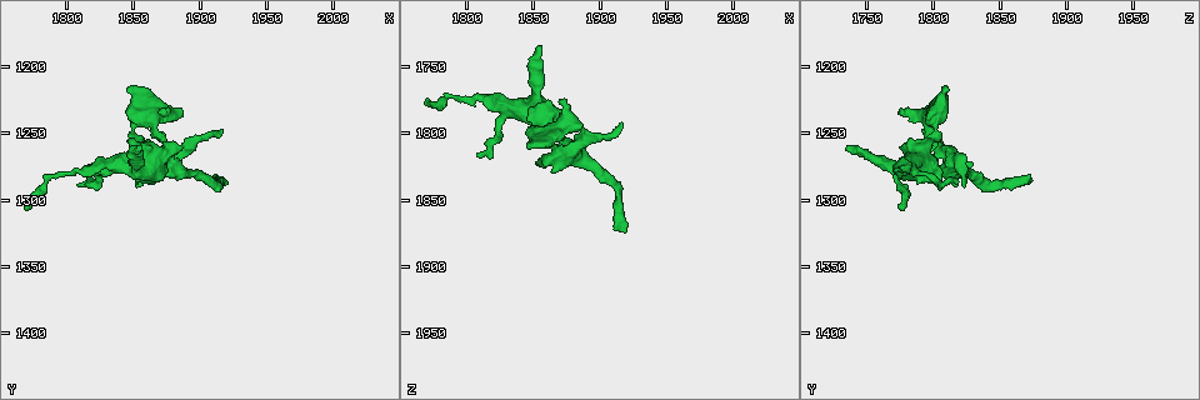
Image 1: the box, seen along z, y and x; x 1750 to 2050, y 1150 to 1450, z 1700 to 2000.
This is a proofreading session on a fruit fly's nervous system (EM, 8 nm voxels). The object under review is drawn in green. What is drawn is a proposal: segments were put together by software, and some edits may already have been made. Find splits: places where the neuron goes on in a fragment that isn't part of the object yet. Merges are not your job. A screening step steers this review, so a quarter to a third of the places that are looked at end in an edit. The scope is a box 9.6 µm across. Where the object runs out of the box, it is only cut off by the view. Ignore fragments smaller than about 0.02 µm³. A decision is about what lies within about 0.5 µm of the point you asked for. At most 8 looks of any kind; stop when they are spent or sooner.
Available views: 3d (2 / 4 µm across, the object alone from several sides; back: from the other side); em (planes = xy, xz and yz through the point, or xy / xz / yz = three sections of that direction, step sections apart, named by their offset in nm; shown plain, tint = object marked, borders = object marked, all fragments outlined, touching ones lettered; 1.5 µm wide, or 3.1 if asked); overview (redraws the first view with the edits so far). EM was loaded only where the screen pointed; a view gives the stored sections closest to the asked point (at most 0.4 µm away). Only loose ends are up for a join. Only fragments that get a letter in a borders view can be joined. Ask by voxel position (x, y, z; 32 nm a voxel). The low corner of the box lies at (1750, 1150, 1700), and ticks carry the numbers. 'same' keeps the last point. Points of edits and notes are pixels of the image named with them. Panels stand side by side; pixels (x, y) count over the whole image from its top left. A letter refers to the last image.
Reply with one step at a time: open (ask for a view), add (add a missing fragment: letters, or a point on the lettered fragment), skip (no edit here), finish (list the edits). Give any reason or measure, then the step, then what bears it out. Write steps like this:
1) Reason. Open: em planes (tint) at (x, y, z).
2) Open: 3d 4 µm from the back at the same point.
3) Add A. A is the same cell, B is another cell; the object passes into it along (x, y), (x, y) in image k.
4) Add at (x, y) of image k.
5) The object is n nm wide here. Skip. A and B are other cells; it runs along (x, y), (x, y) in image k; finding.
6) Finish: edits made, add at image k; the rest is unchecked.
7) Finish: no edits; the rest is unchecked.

Open: em planes (borders) at (1874, 1234, 1776).

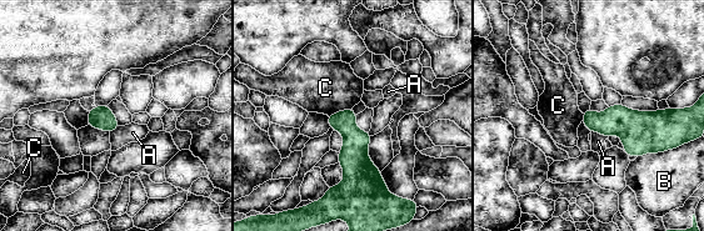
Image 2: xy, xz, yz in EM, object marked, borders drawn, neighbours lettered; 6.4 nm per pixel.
Skip. A, B and C are other cells; a border runs along (352, 108), (328, 116) in image 2; no lettered fragment goes on from it.

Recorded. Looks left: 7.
An open end. Open: 3d 4 µm at (1852, 1260, 1734).

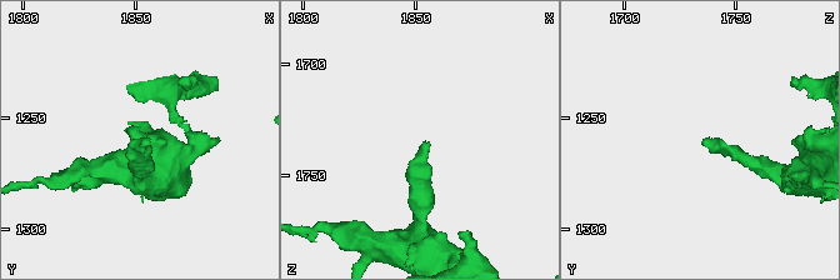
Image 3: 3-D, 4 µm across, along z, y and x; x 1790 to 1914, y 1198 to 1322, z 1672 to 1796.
Need the tissue. Open: em planes (borders) at (1854, 1261, 1735).

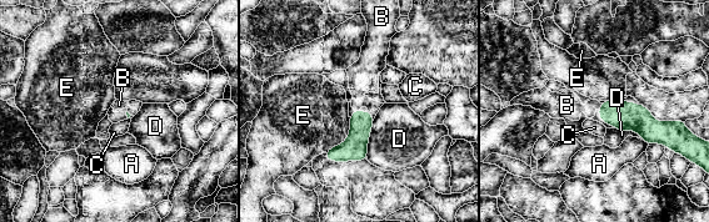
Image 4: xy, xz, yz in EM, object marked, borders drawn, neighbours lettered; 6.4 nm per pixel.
The longest contact is with D, 240 nm. Add B. B is the same cell, A, C, D and E are other cells; the object passes into it along (354, 149), (357, 110), (363, 75) in image 4; it goes on there.

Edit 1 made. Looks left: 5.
An open end. Open: 3d 4 µm at (1920, 1284, 1876).

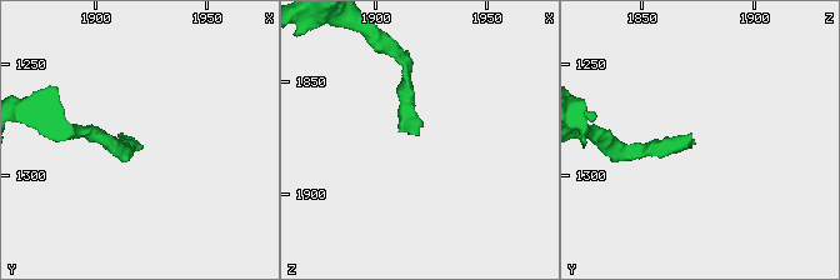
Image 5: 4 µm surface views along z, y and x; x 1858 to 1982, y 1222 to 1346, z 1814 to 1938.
Open: em xy step 4 (tint) at (1918, 1285, 1875).

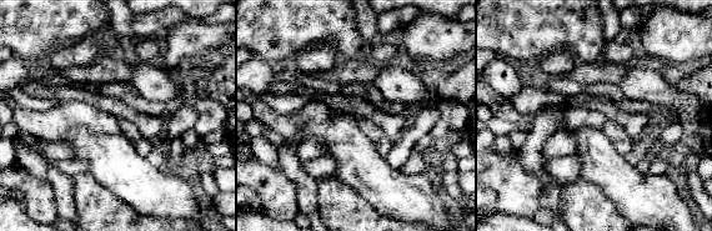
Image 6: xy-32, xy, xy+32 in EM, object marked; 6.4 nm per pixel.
Open: em yz step 4 (borders) at the same point.

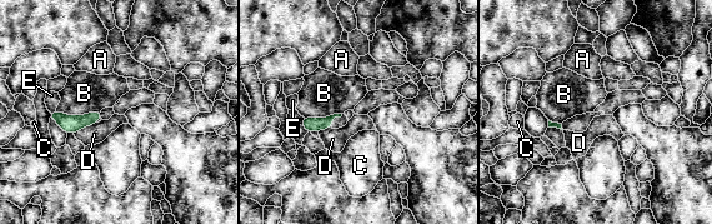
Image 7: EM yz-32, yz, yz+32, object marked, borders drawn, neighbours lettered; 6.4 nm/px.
The longest contact is with B, 280 nm. Skip. A, B, C, D and E are other cells; a border runs along (95, 122), (80, 128), (74, 134) in image 7; none of them fits.

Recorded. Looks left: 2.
Finish: edits made, add at image 4; the rest is unchecked.

